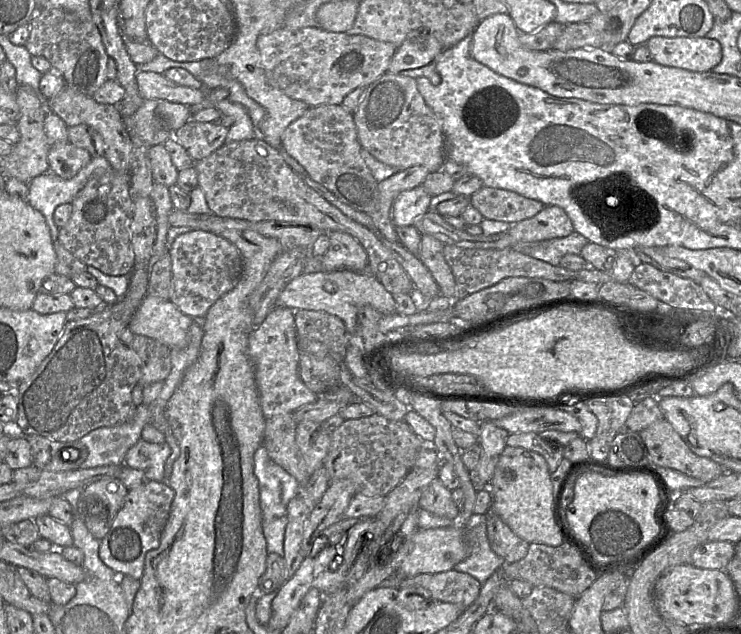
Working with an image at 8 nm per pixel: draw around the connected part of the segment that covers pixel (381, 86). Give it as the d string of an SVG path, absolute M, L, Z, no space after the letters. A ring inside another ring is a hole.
M386 72L366 87L363 97L352 115L362 148L380 162L394 167L398 171L412 166L423 166L430 173L442 169L445 162L445 146L441 122L425 103L414 78Z

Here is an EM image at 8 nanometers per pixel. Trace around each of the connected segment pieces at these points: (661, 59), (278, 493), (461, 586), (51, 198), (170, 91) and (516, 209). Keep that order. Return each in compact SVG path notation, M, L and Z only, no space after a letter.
M655 36L645 44L652 61L691 72L711 71L722 59L720 43L707 37Z
M263 445L254 454L254 474L259 482L262 520L286 516L287 504L301 491L297 480L271 460Z
M452 569L403 578L400 587L420 587L435 600L468 608L479 596L481 584L474 577Z
M96 156L70 179L63 179L47 172L28 184L26 202L44 216L53 241L58 241L60 230L54 222L55 209L62 204L72 203L77 193L93 175L99 175L109 169L112 168L108 160L104 156Z
M139 71L136 80L140 95L147 100L161 99L185 105L204 101L202 90L179 85L162 73Z
M483 186L470 196L470 206L478 210L485 219L516 224L537 215L545 205L537 200L529 199L515 192Z

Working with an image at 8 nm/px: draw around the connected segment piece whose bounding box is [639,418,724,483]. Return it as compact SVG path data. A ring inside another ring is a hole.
M665 418L640 431L639 435L654 467L671 468L704 483L724 473L717 462L696 455Z

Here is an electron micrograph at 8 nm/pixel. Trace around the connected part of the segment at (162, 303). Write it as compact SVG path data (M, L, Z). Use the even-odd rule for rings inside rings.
M146 295L127 327L135 335L151 337L173 349L187 345L188 331L193 322L193 318L183 314L171 301Z

